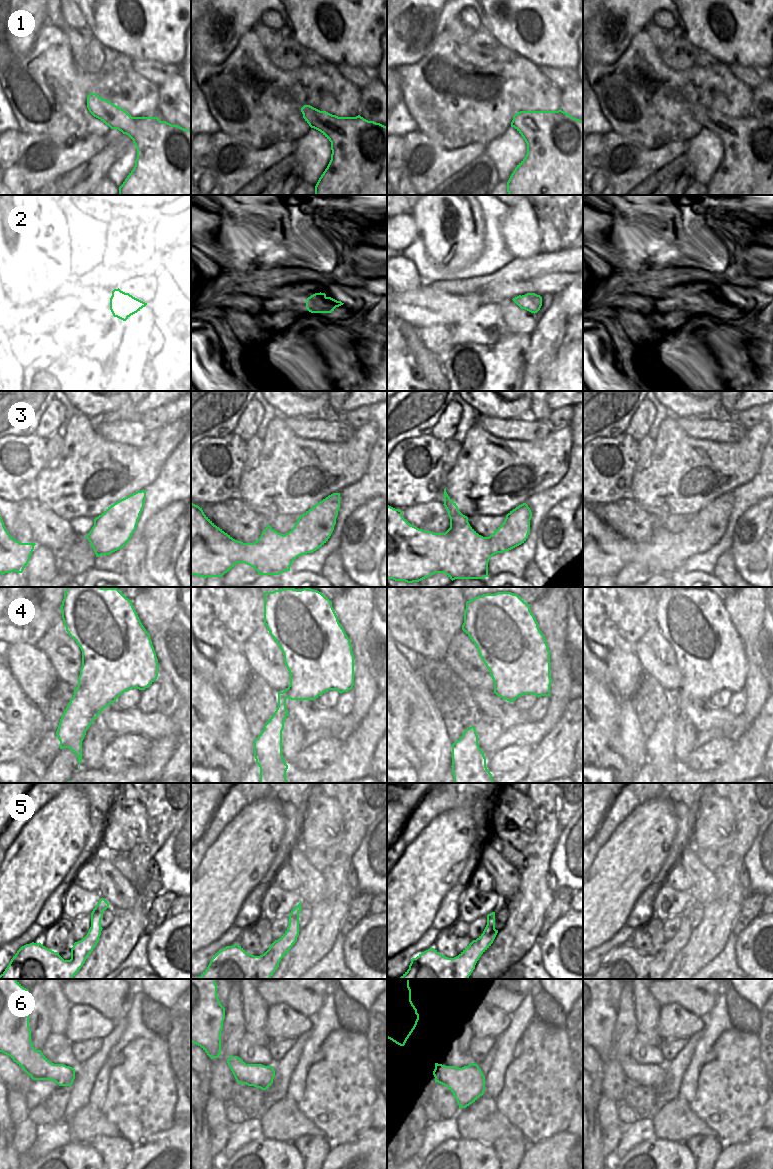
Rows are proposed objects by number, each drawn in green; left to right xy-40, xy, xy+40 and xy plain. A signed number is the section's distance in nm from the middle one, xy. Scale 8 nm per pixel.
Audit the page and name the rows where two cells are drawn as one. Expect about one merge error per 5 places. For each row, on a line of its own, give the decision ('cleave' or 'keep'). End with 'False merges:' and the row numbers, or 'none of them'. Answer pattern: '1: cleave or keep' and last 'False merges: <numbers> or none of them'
1: keep
2: cleave
3: keep
4: keep
5: keep
6: keep
False merges: 2

